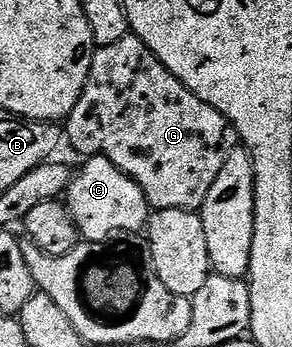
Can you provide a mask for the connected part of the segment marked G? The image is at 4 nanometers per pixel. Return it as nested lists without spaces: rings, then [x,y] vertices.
[[[133,34],[95,51],[80,102],[76,102],[72,114],[64,121],[64,136],[82,158],[103,156],[128,174],[128,178],[144,190],[144,198],[154,210],[201,209],[204,198],[208,198],[208,190],[212,190],[212,182],[216,182],[224,162],[228,162],[228,154],[232,154],[232,150],[240,144],[228,118],[224,118],[220,110],[212,110],[208,102],[200,102],[200,98],[196,98],[184,82],[176,79],[156,58],[156,54],[152,54],[152,50],[148,50],[148,46],[144,46],[144,42]]]

